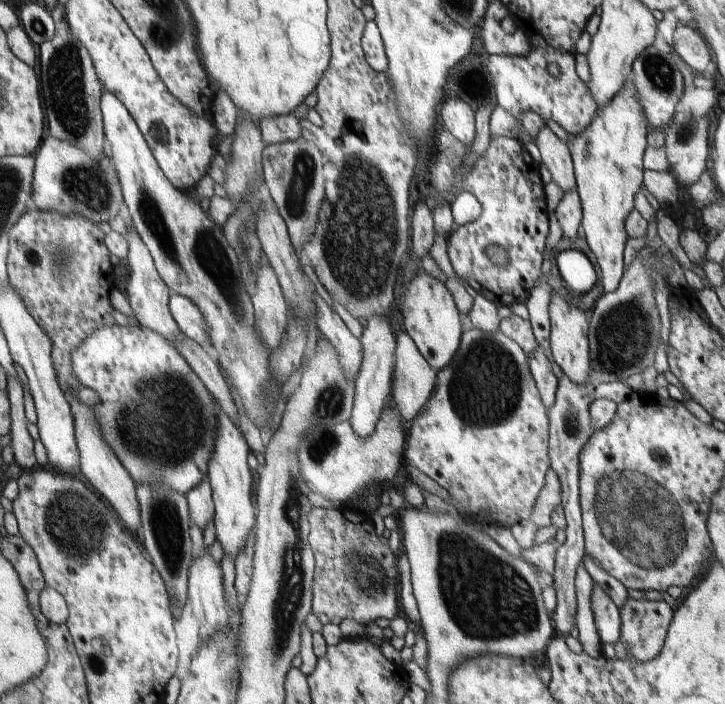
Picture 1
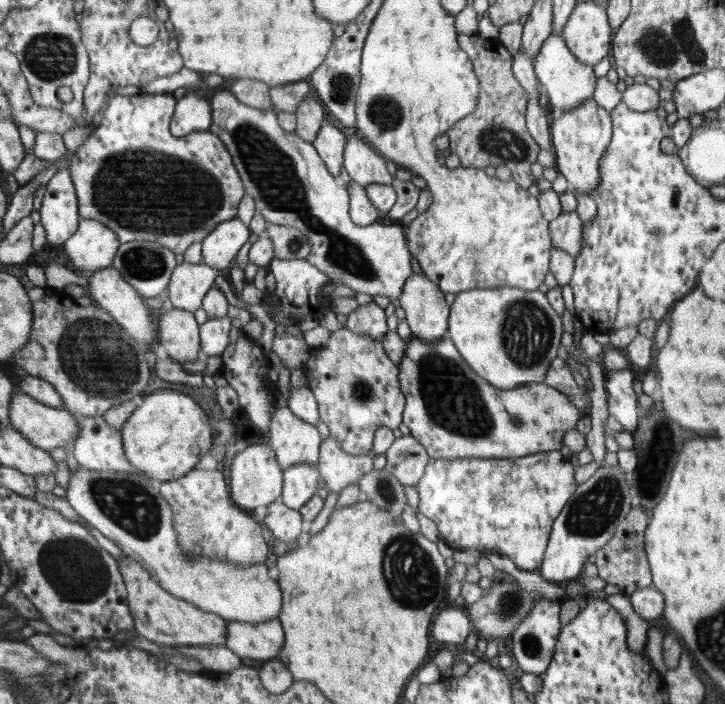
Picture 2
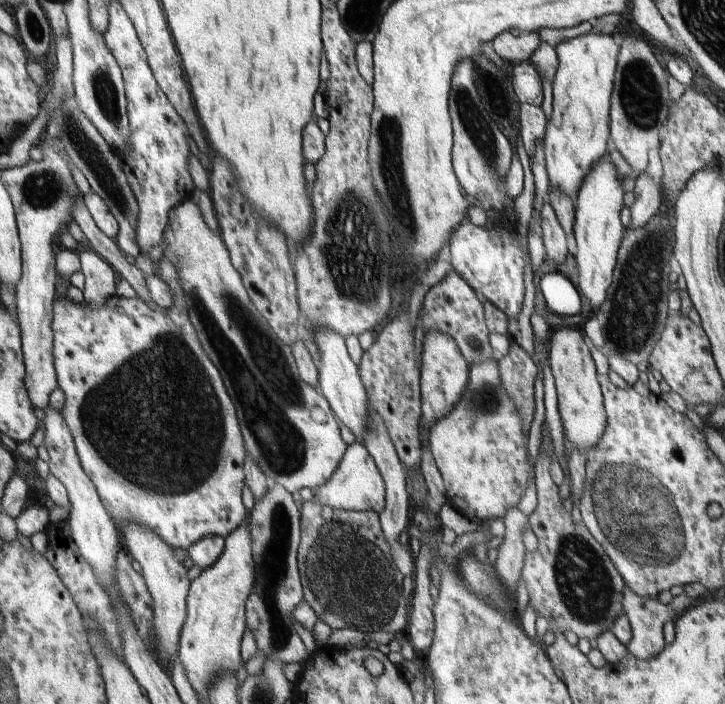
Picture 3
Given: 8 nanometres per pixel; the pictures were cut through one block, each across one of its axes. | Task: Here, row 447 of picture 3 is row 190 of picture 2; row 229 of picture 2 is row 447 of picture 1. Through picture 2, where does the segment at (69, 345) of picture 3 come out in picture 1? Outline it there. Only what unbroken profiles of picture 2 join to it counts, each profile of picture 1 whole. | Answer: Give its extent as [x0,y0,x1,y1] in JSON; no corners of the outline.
[72,324,218,494]

